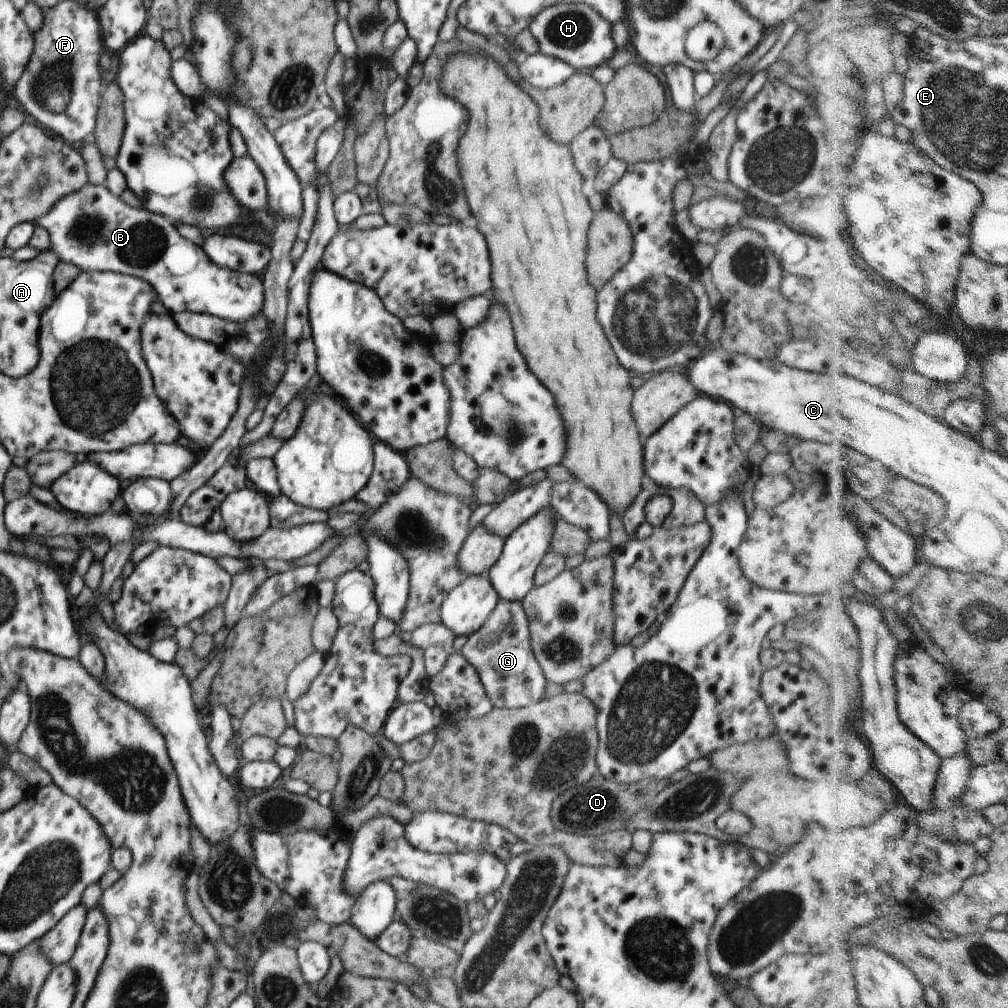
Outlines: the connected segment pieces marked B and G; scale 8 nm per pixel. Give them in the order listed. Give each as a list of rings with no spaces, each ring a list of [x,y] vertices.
[[[88,184],[79,191],[66,195],[34,224],[49,232],[51,249],[56,252],[60,261],[75,264],[81,271],[114,271],[145,280],[170,314],[184,311],[206,313],[241,323],[262,313],[265,301],[262,276],[219,267],[210,260],[201,246],[184,238],[175,229],[170,218],[142,207],[130,207],[107,187]]]
[[[499,599],[486,622],[469,636],[460,652],[478,671],[486,694],[494,707],[521,709],[544,699],[548,680],[530,648],[529,622],[523,601]]]

